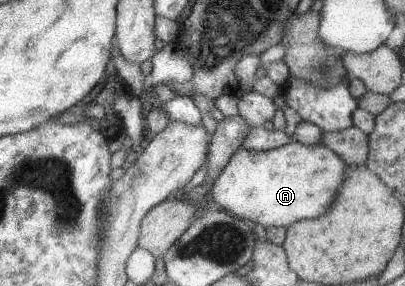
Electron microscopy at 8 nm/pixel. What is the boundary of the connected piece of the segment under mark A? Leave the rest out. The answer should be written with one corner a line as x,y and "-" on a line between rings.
293,139
266,151
238,148
212,181
210,196
228,213
262,227
288,227
300,219
316,219
333,205
349,168
324,145
306,147

